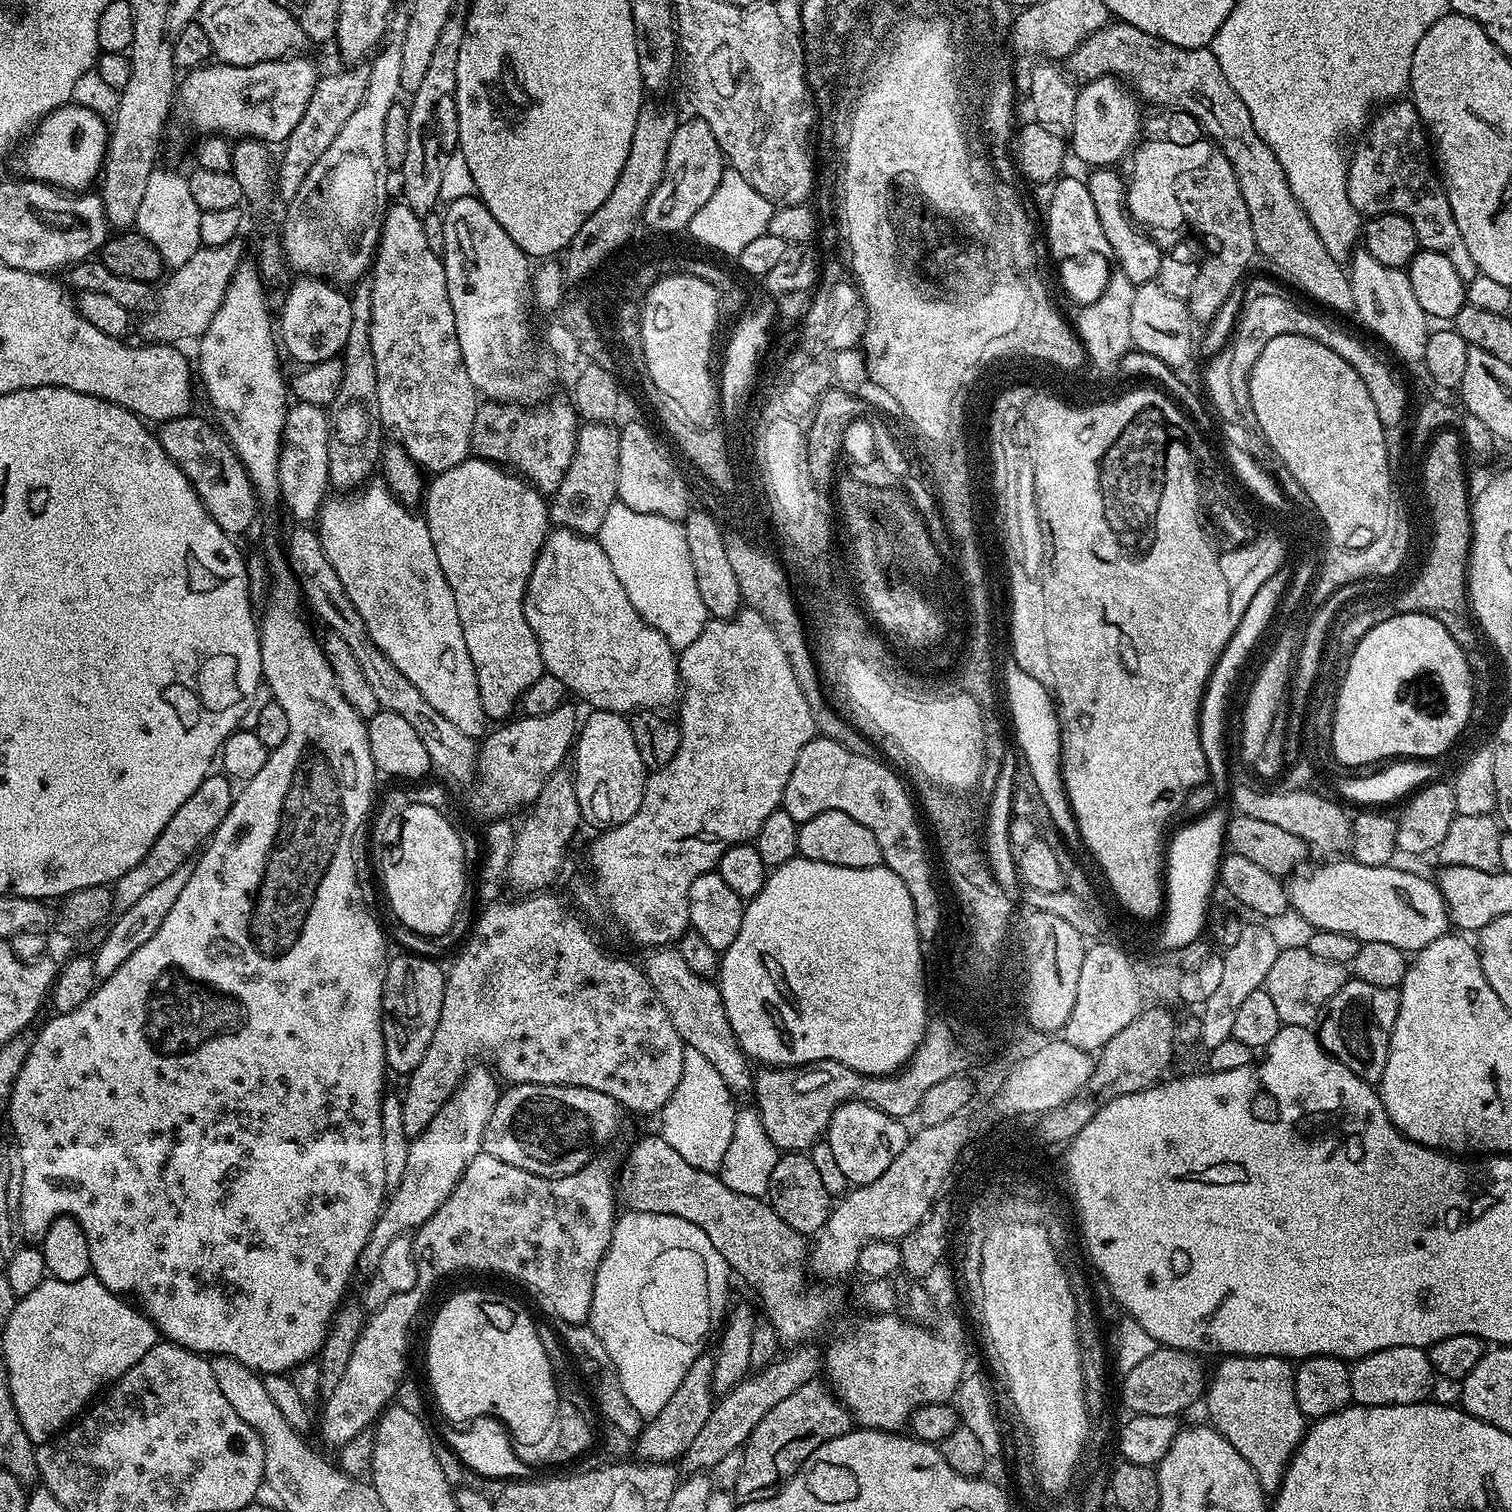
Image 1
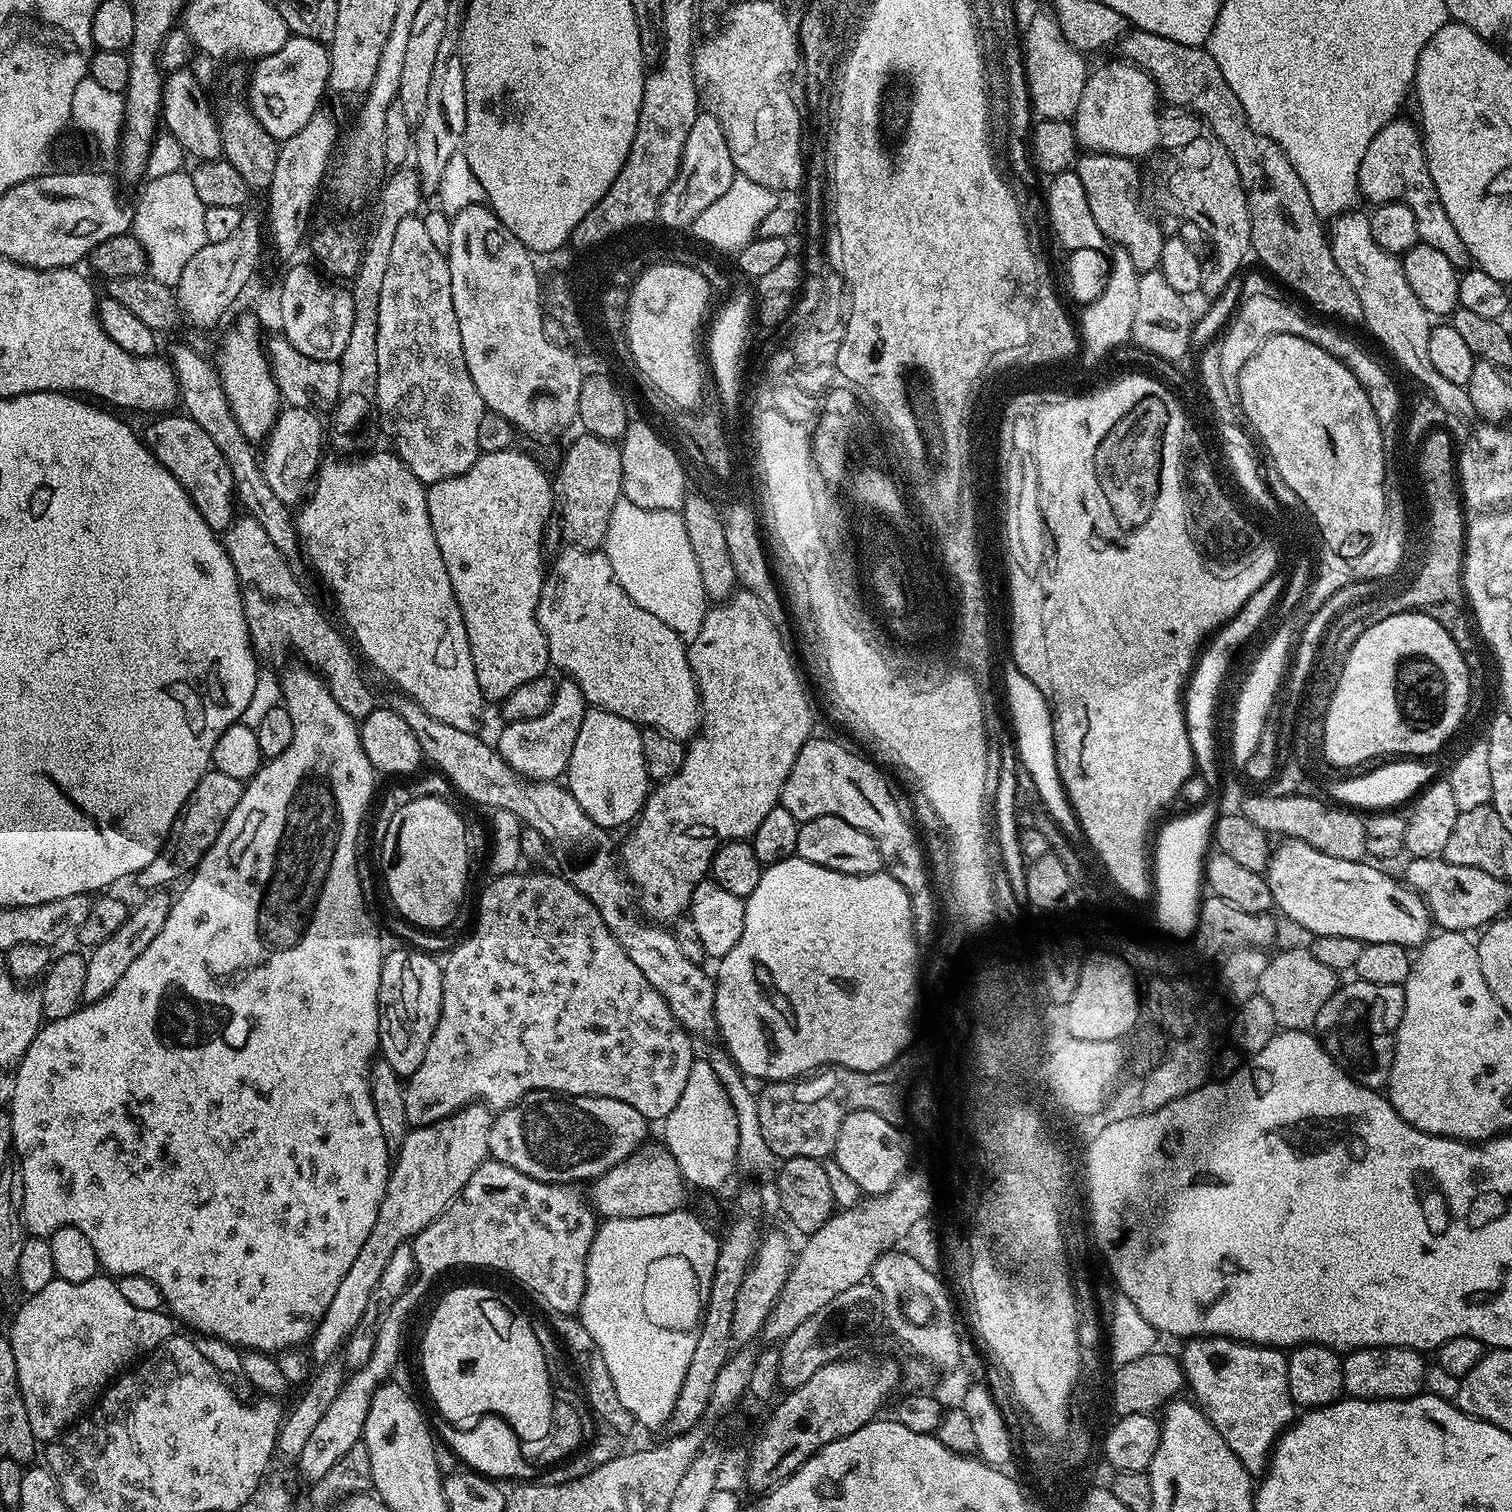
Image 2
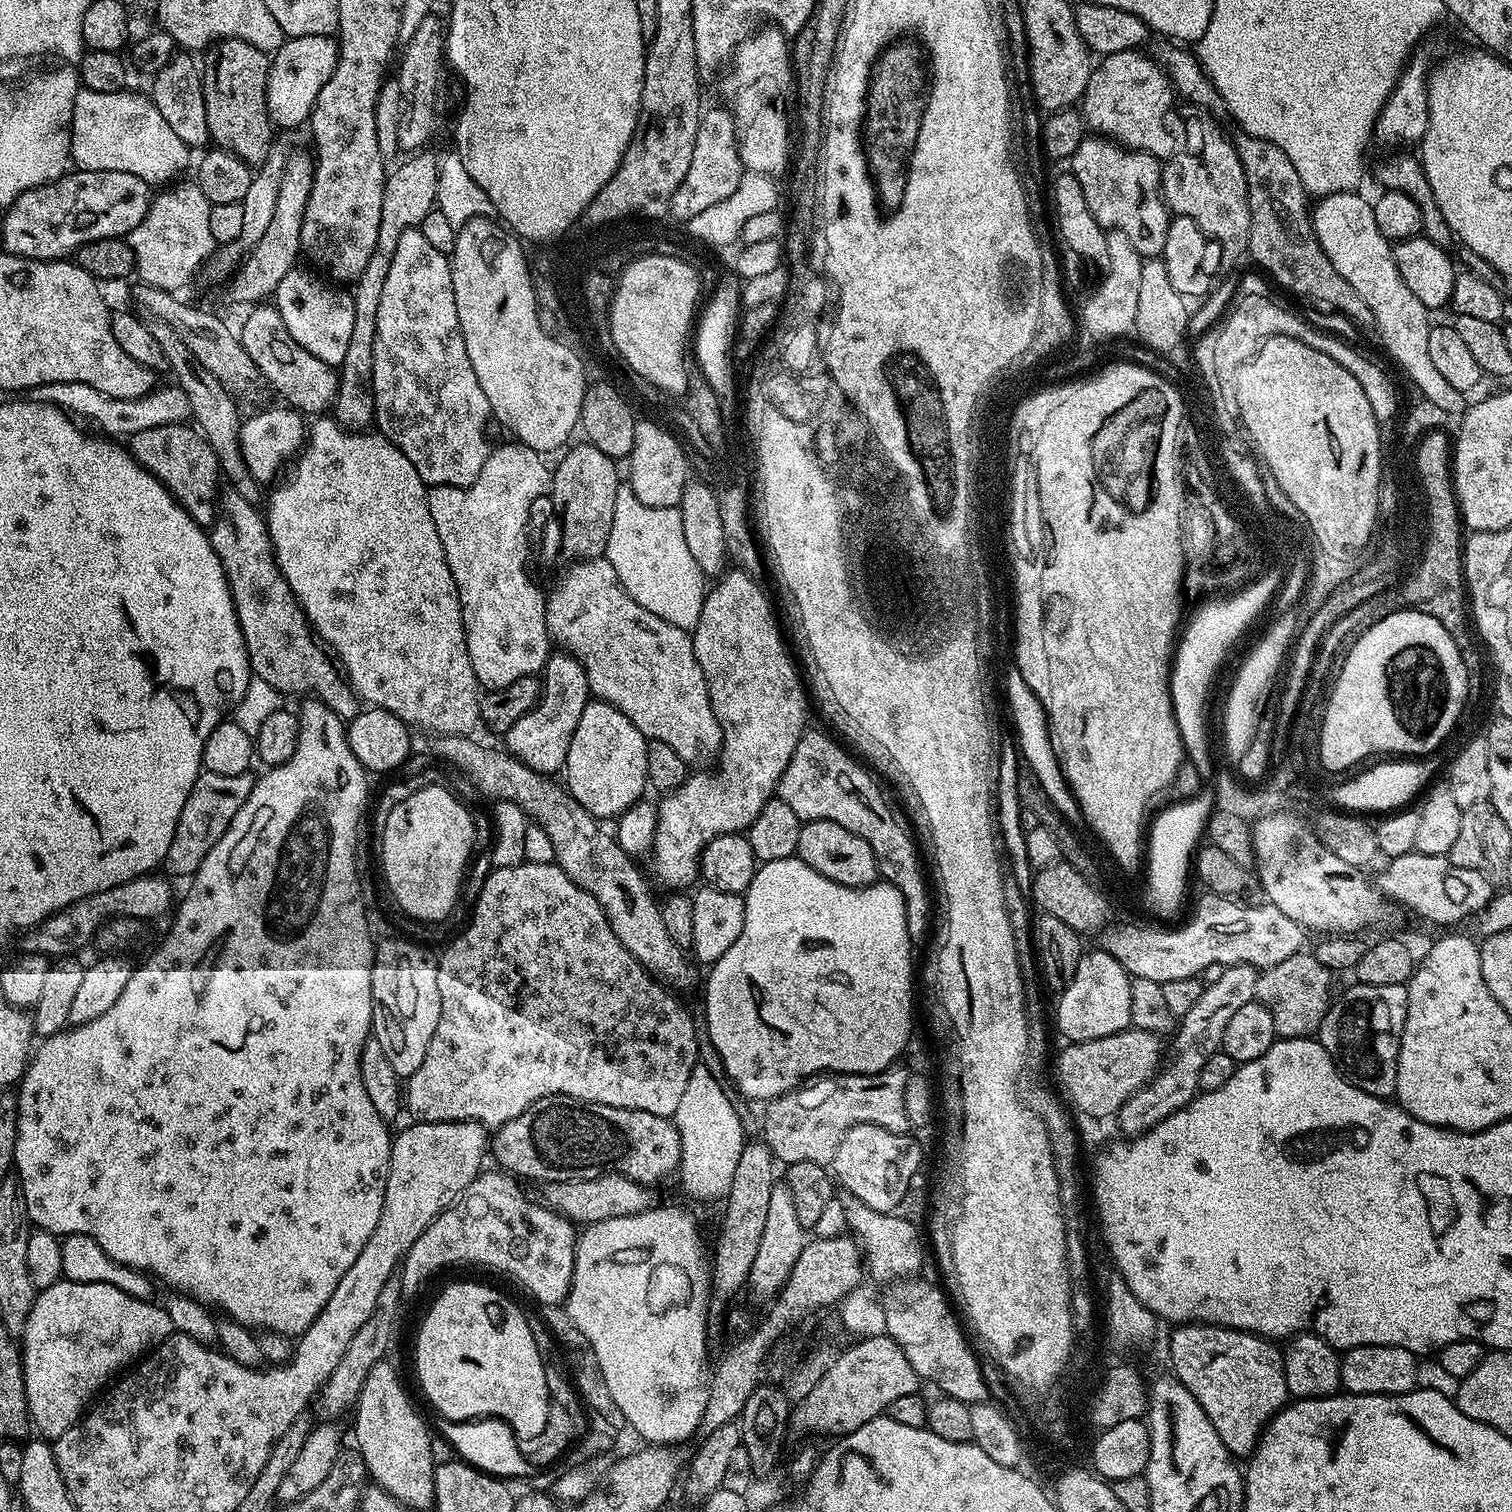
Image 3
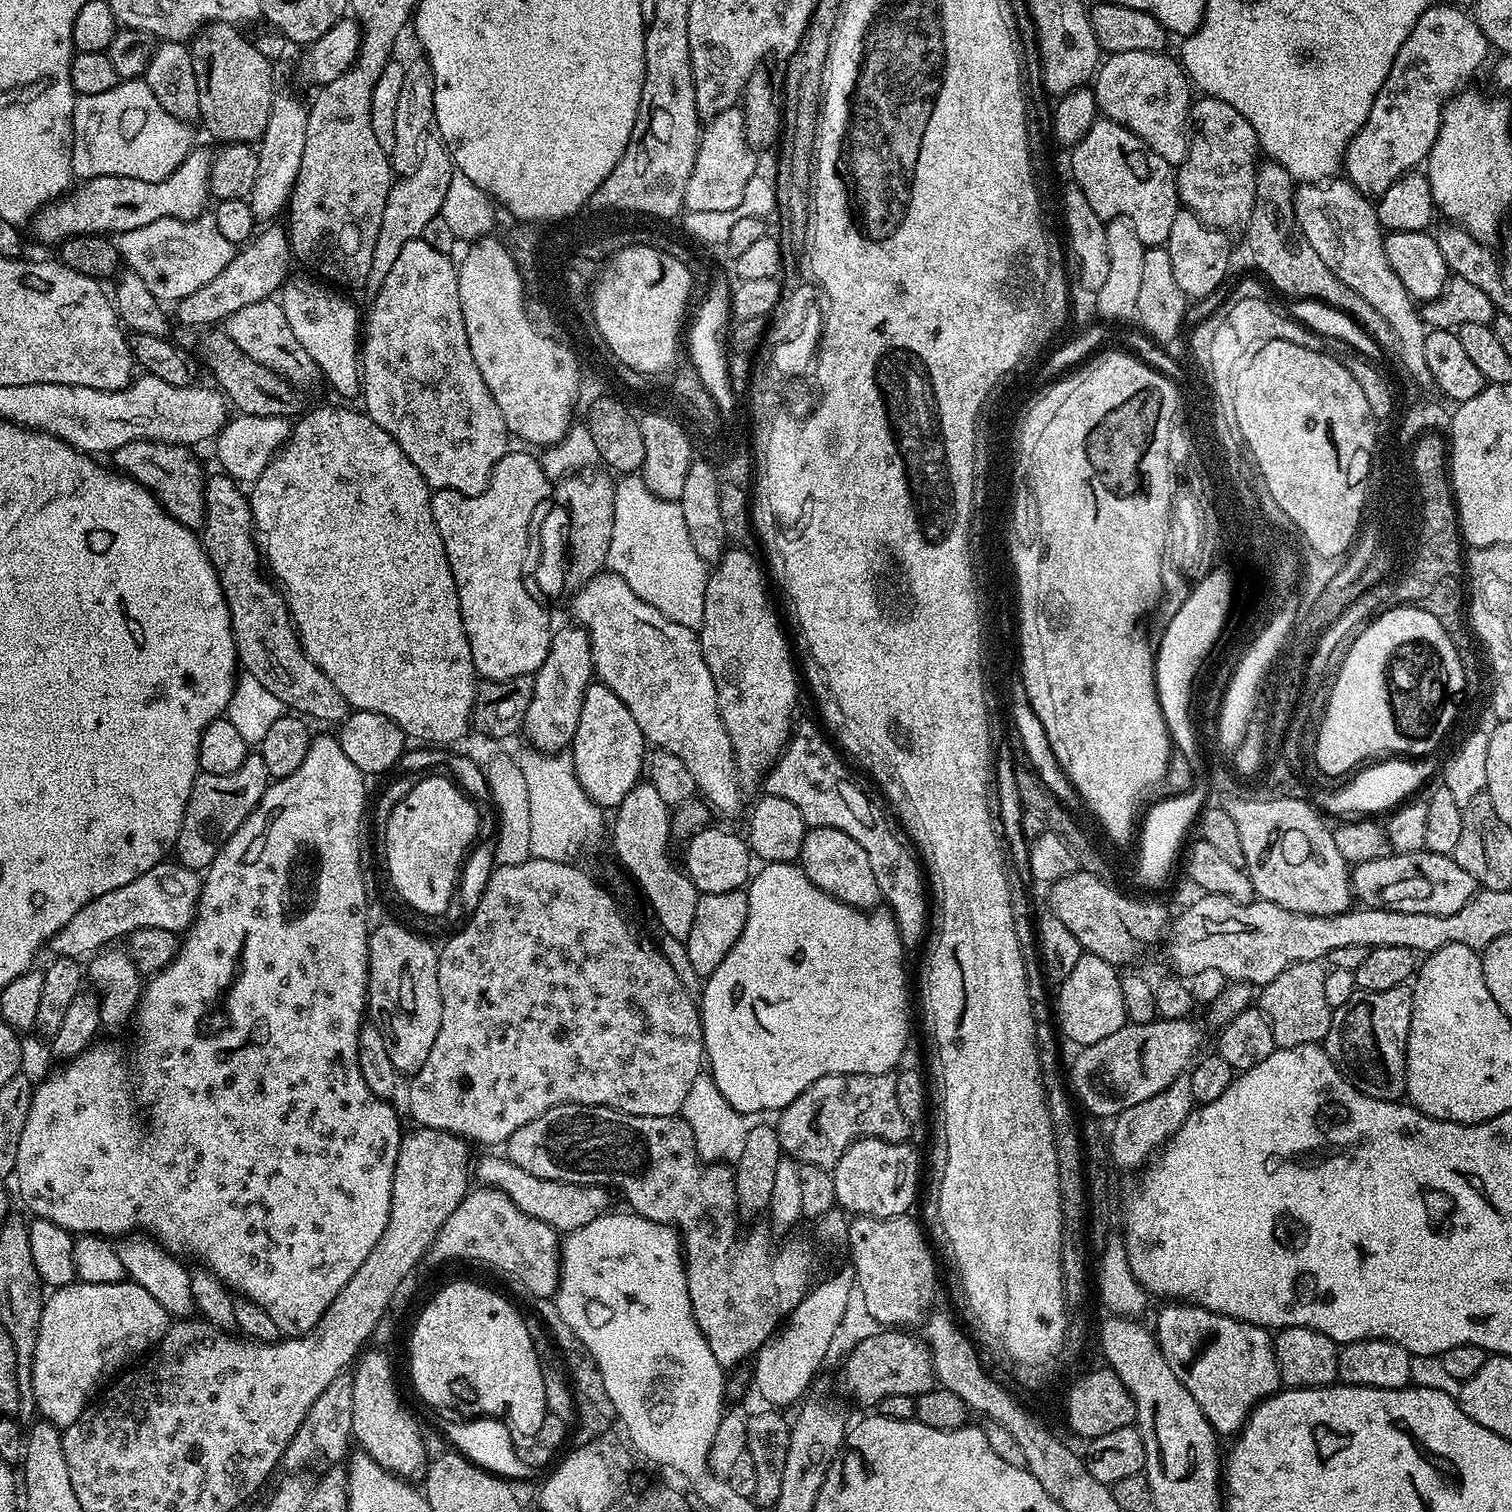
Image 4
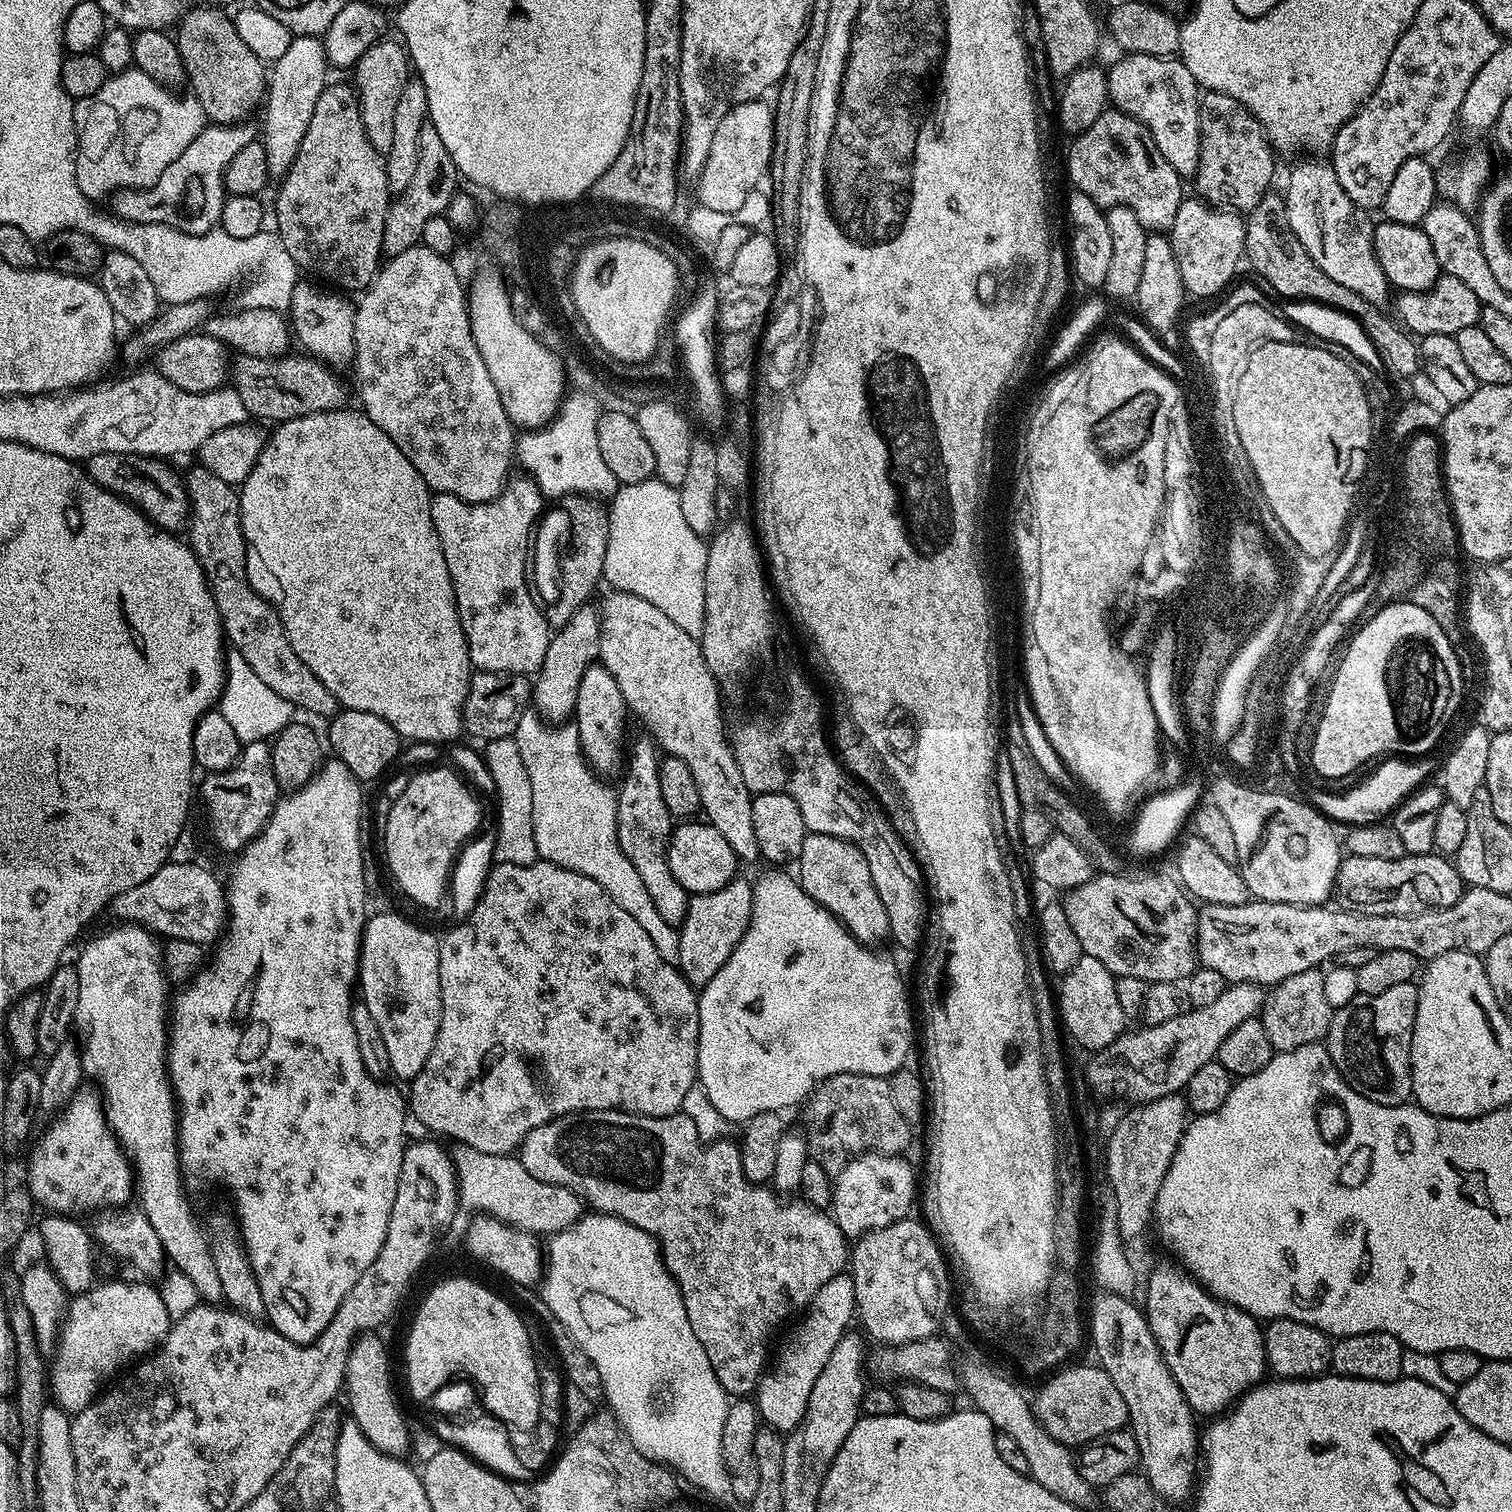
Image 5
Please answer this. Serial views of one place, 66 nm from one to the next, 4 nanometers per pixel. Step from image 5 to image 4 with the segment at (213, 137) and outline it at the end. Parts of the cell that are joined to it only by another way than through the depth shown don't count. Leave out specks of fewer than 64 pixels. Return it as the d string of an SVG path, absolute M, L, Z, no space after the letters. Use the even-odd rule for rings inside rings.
M193 147L182 166L174 170L162 182L142 182L142 178L118 178L103 176L77 183L67 194L51 204L45 204L30 221L30 229L44 244L59 246L72 236L99 236L126 230L138 230L138 226L150 226L158 218L194 220L205 215L204 208L210 201L212 177L211 151Z

